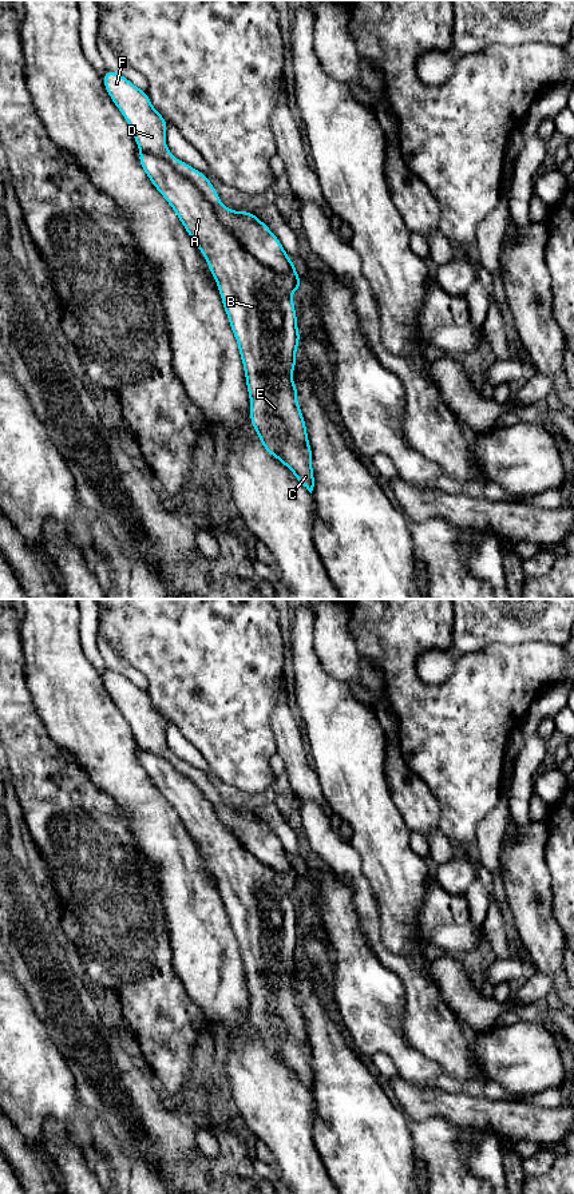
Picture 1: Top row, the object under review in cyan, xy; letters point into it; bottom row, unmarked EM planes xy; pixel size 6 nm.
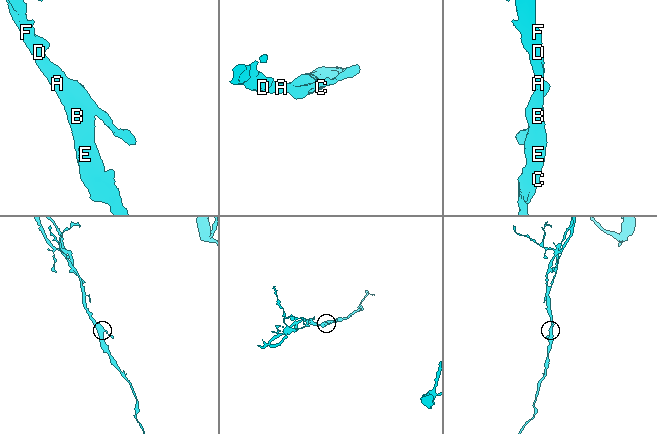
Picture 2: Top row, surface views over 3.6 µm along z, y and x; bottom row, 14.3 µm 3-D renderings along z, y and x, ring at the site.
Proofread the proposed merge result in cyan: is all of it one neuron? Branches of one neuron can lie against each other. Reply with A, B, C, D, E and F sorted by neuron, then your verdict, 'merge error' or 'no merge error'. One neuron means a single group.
groups A B C D E F; no merge error

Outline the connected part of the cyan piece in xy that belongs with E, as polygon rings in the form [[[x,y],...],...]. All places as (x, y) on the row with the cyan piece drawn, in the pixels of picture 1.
[[[110,70],[102,79],[142,151],[139,164],[209,262],[209,270],[218,285],[223,309],[240,348],[250,397],[250,421],[261,444],[312,493],[314,487],[312,448],[302,410],[297,404],[297,386],[292,380],[301,338],[292,298],[292,291],[302,287],[296,263],[289,261],[278,238],[253,213],[225,207],[205,174],[171,155],[165,142],[170,123],[153,107],[145,91]]]

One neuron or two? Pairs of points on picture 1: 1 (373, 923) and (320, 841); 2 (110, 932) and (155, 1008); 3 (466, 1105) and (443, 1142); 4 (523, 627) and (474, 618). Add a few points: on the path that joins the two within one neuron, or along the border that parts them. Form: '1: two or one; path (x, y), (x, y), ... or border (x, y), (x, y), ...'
1: one; path (365, 903), (360, 883), (340, 860)
2: one; path (129, 951), (135, 959), (149, 990)
3: two; border (423, 1119), (442, 1117), (455, 1126)
4: one; path (511, 618), (486, 618)

